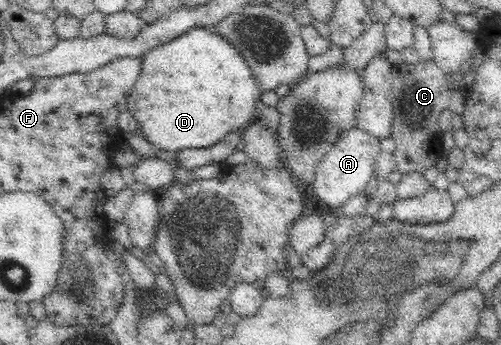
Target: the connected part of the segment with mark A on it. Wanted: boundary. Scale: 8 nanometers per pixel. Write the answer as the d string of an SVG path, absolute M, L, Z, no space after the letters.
M357 125L340 132L340 138L320 160L310 190L320 197L320 201L335 208L339 208L349 197L366 193L366 185L374 172L374 163L381 154L380 140L358 129Z

